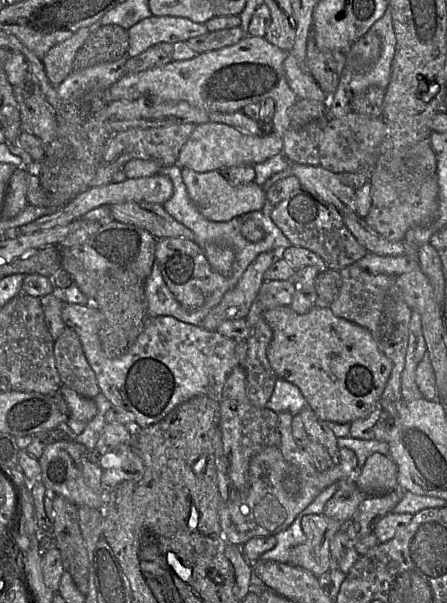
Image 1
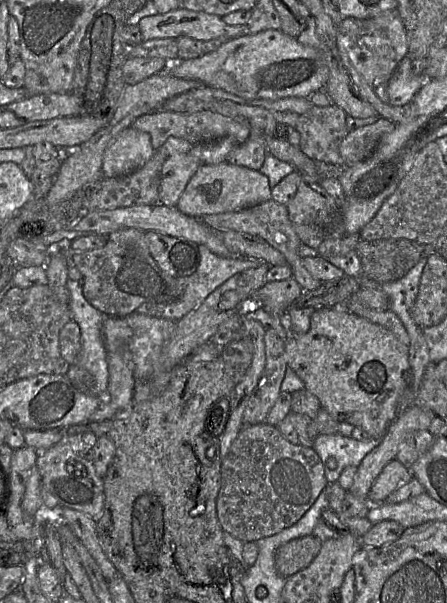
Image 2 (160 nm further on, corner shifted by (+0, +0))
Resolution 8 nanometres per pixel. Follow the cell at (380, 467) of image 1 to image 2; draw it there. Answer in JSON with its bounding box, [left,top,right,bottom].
[368,459,413,505]

